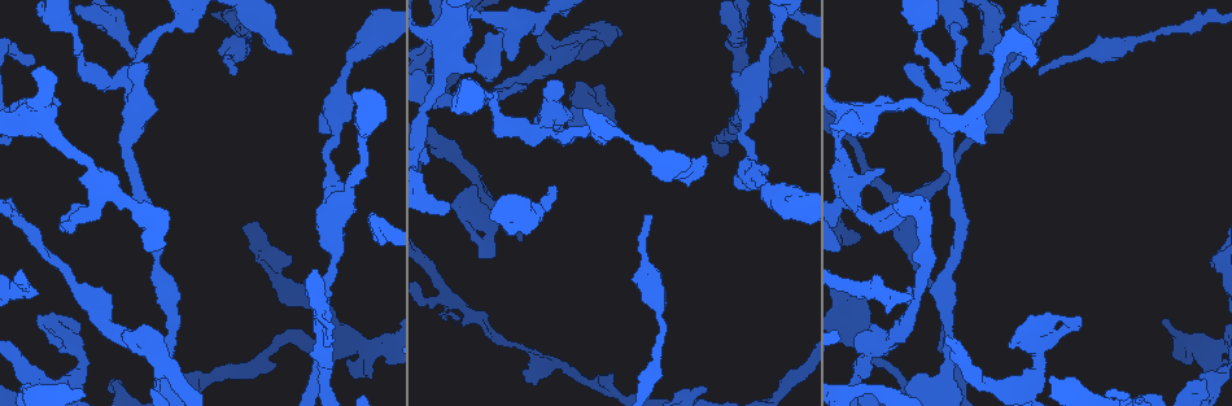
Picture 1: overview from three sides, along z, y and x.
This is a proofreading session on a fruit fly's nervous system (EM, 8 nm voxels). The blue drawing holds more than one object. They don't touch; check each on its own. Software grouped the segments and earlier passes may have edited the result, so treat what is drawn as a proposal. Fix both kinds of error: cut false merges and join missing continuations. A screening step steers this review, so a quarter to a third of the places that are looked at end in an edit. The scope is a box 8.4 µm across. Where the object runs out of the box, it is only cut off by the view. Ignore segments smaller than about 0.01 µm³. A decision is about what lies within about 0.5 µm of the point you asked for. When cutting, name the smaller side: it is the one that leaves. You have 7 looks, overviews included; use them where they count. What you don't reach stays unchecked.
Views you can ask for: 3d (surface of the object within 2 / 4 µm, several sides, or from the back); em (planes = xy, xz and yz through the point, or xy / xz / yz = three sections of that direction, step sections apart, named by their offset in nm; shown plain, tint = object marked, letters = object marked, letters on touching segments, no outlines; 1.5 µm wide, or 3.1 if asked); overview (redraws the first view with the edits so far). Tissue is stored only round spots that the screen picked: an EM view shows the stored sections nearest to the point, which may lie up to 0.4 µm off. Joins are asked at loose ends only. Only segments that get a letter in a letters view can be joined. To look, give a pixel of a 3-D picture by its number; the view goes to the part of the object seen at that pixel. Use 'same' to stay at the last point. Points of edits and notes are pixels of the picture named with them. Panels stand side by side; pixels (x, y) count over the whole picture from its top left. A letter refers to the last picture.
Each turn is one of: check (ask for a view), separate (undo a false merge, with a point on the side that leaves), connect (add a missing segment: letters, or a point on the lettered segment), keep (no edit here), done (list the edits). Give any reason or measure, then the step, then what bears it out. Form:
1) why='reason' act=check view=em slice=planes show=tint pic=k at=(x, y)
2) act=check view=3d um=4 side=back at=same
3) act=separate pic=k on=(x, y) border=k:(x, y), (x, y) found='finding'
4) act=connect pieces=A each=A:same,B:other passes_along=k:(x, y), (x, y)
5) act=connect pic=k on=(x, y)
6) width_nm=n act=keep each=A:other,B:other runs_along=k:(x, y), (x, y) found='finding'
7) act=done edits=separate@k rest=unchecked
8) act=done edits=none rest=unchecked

act=check view=em slice=xy step=8 show=tint pic=1 at=(1004, 72)

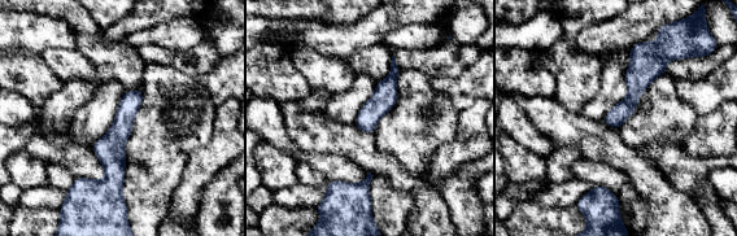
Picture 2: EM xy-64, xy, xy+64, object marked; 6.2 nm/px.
act=check view=em slice=planes show=tint at=same

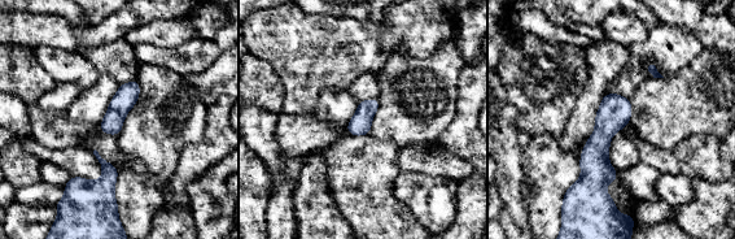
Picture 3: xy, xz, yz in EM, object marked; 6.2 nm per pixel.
why='see the neighbours' act=check view=em slice=planes show=letters at=same

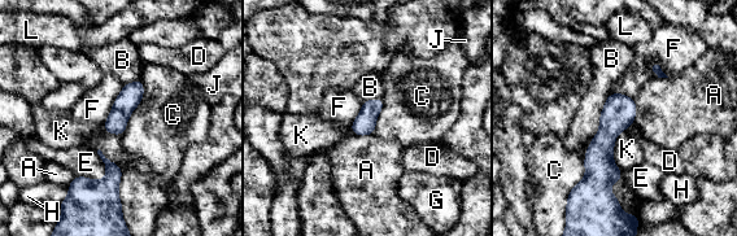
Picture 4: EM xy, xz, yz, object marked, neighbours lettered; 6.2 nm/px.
act=keep each=A:other,B:other,C:other,D:other,E:other,F:other,G:other,H:other,J:other,K:other,L:other runs_along=4:(619, 96), (602, 143), (602, 193) found='one cell here'

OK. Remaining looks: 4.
why='branch stops here' act=check view=em slice=planes show=tint pic=1 at=(550, 189)

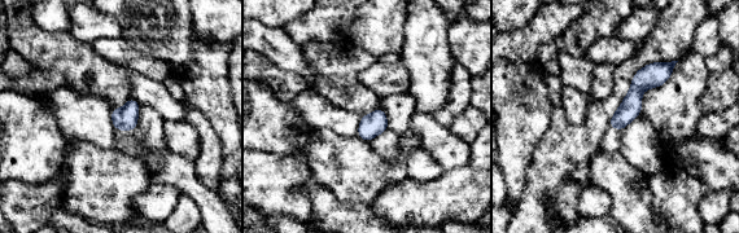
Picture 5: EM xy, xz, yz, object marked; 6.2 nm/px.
act=check view=em slice=planes show=letters at=same

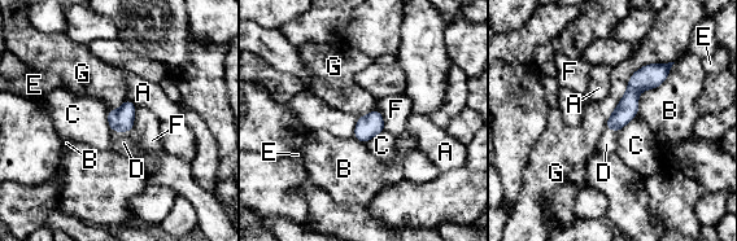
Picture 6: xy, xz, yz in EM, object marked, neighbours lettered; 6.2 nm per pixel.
act=connect pieces=D each=A:other,B:other,C:other,D:same,E:other,F:other,G:other passes_along=6:(121, 121), (122, 131), (123, 143) found='it goes on there'

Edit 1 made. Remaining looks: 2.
why='tapers out' act=check view=em slice=planes show=letters pic=1 at=(649, 214)

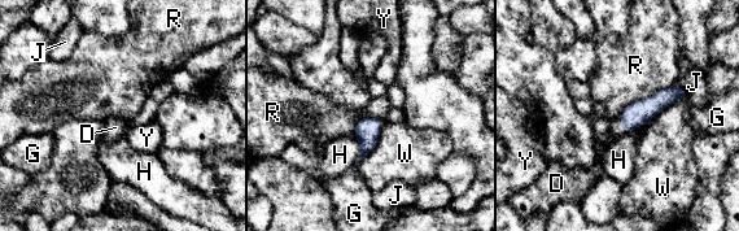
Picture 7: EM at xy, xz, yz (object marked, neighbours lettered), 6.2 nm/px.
act=connect pieces=D each=D:same,G:other,H:other,J:other,R:other,W:other,Y:other found='the cell continues'

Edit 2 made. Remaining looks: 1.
act=done edits=connect@6,connect@7 rest=unchecked

